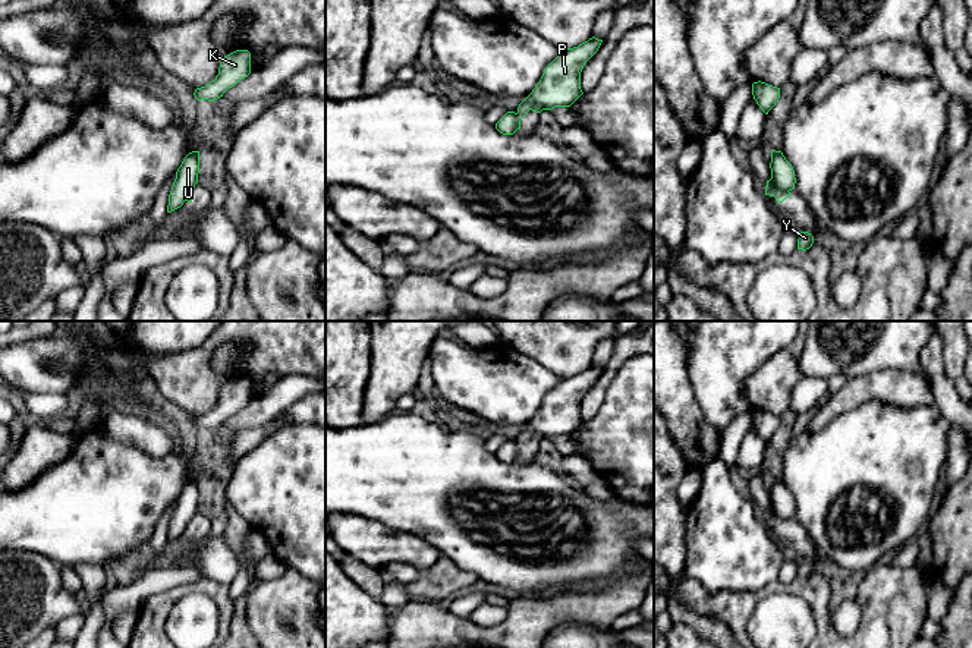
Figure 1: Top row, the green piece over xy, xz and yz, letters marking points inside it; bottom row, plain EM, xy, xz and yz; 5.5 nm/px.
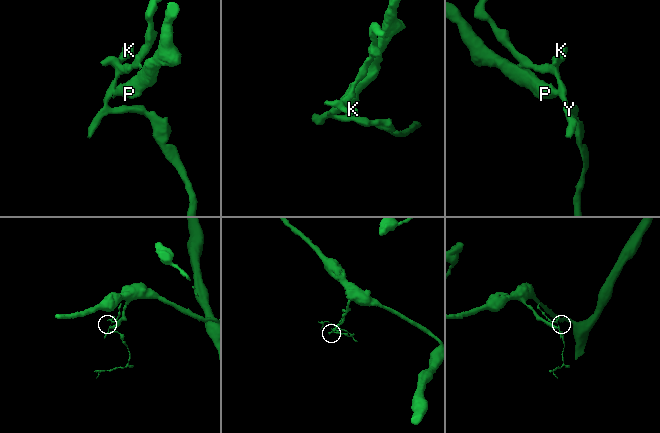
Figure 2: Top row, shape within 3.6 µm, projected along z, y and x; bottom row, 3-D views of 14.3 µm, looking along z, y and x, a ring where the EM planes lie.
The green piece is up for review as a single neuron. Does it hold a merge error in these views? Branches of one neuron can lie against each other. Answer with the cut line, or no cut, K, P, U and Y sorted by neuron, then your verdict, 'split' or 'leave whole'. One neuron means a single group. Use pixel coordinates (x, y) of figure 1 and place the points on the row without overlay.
cut yz (770, 507), (780, 519), (788, 521); groups K U Y / P; split

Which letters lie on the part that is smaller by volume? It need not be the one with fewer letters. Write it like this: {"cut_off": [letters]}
{"cut_off": ["K", "U", "Y"]}

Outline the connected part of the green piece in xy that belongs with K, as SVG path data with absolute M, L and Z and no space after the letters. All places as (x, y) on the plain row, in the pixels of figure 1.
M236 378L224 384L220 390L218 403L205 415L196 416L194 424L198 430L214 430L245 408L251 402L251 381L248 378Z

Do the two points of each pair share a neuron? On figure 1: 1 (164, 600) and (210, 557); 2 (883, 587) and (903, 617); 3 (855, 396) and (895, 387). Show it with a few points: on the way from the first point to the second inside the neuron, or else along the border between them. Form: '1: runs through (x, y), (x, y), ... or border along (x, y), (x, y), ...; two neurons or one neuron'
1: border along (203, 576), (223, 582), (227, 587); two neurons
2: runs through (890, 594), (903, 610); one neuron
3: runs through (865, 387), (884, 387); one neuron

